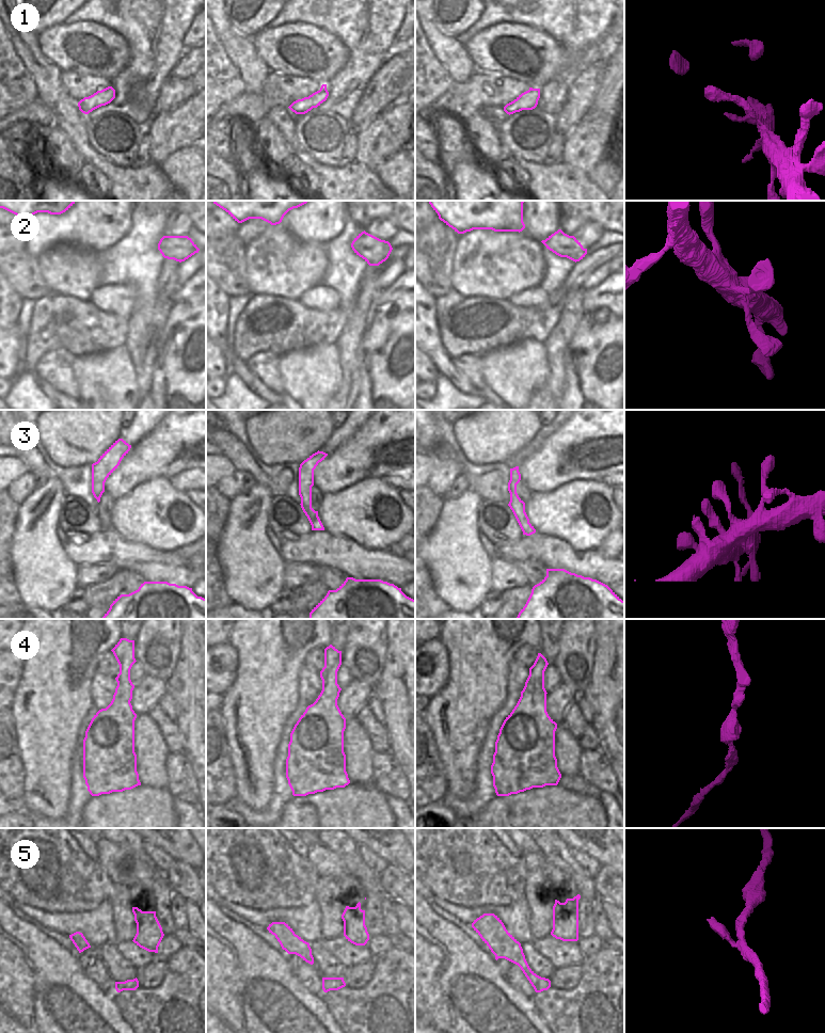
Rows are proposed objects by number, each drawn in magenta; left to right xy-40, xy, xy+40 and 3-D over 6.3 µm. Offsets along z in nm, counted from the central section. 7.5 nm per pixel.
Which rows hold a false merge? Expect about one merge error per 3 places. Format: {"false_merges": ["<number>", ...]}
{"false_merges": []}

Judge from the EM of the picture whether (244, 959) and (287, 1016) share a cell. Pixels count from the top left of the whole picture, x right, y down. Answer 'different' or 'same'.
same

